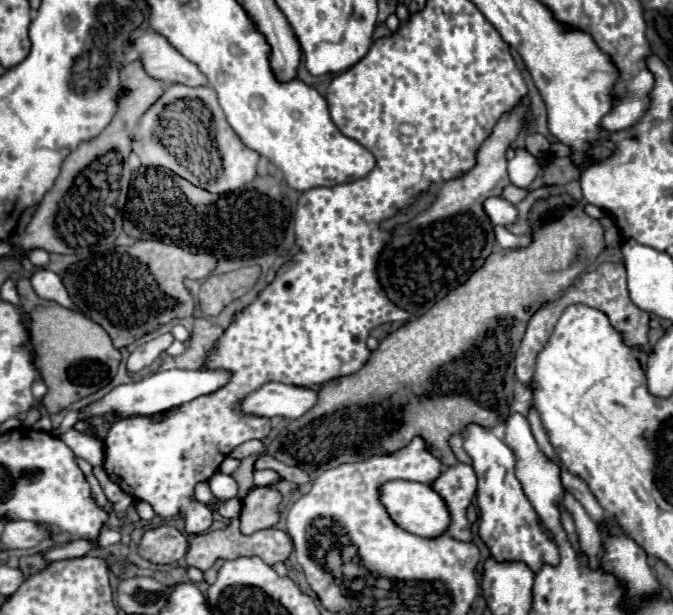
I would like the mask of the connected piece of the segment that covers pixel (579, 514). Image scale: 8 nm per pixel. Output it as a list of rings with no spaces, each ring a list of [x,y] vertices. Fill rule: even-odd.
[[[568,492],[564,496],[564,506],[572,514],[572,520],[576,524],[578,536],[580,536],[580,544],[586,544],[586,548],[590,548],[590,552],[598,552],[598,548],[602,544],[602,534],[598,530],[598,524],[586,514],[586,510],[580,506],[580,502]]]

